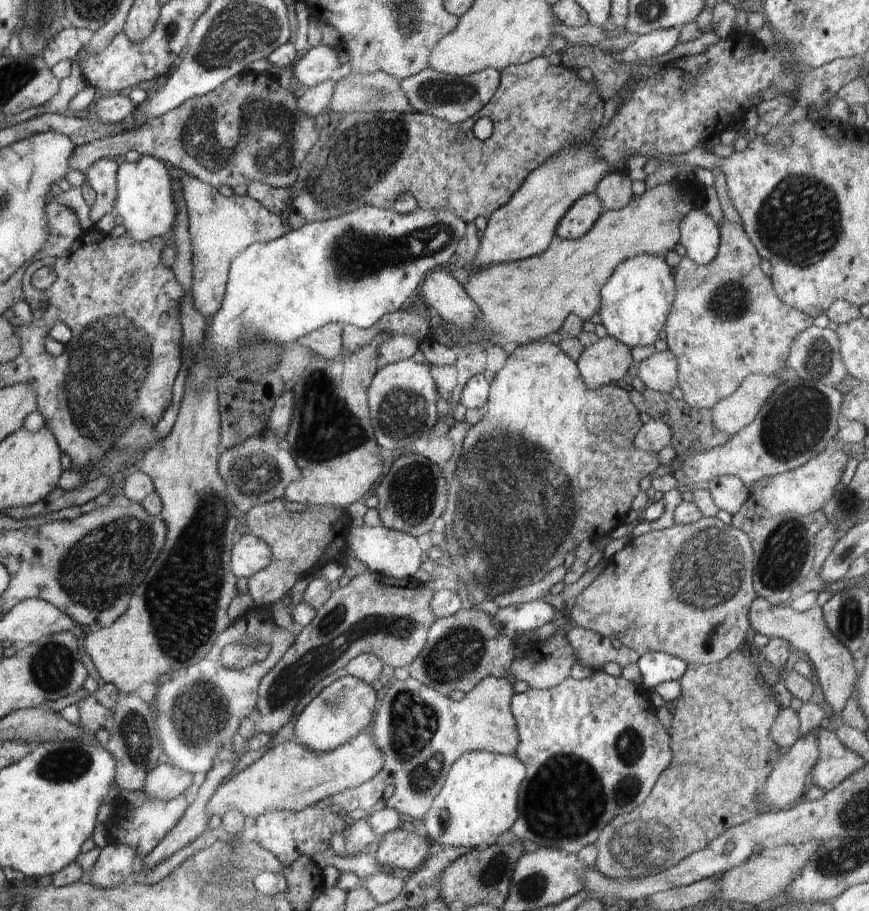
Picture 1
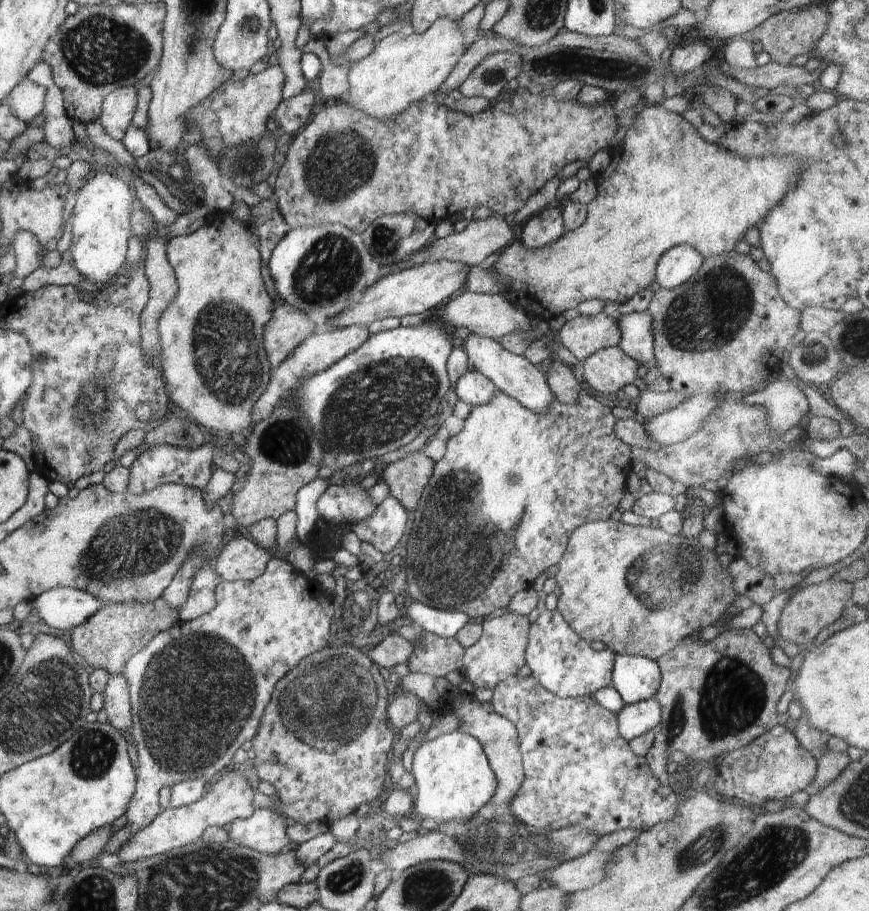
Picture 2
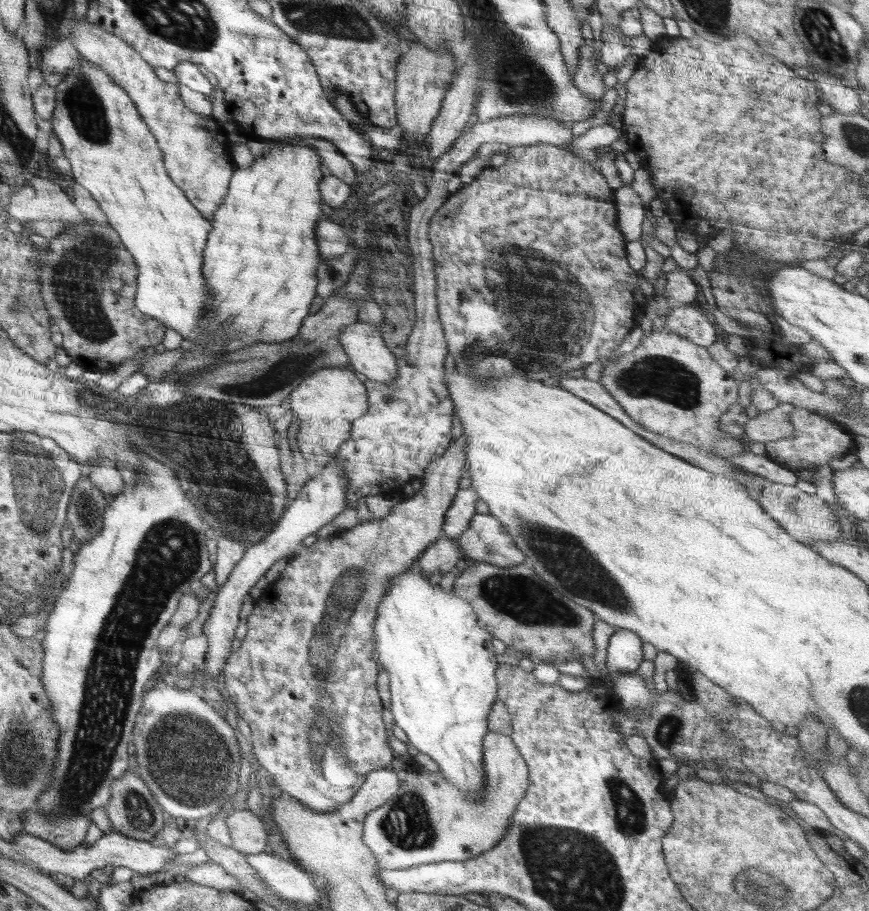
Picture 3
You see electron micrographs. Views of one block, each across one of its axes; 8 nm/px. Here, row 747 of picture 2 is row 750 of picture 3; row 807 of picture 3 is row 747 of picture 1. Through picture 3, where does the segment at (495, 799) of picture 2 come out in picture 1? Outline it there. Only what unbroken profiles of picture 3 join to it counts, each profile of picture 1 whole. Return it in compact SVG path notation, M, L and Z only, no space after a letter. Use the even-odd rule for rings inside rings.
M488 676L462 700L453 700L415 678L393 679L382 698L372 728L368 728L380 754L382 768L374 778L353 789L325 798L318 808L334 807L342 813L369 810L382 797L388 784L394 785L390 804L397 812L424 820L434 798L444 786L450 767L465 752L488 751L515 755L518 746L517 722L510 712L513 684L506 679Z

